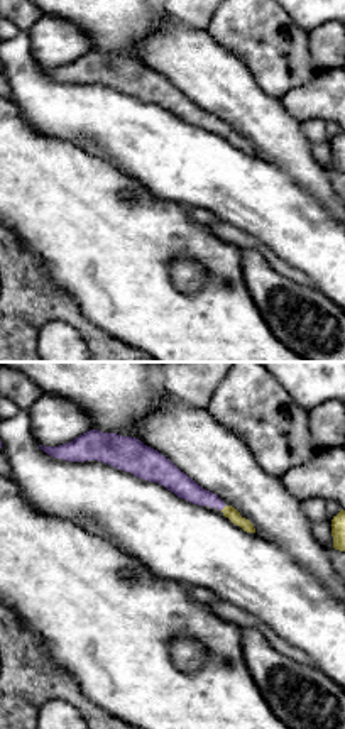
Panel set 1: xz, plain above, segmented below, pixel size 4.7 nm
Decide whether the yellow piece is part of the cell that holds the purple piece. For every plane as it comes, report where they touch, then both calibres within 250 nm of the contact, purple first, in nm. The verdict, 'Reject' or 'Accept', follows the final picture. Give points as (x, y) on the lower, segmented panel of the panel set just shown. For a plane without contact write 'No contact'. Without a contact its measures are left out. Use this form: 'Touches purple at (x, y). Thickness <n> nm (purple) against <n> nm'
Touches purple at (222, 508). Thickness 110 nm (purple) against 60 nm

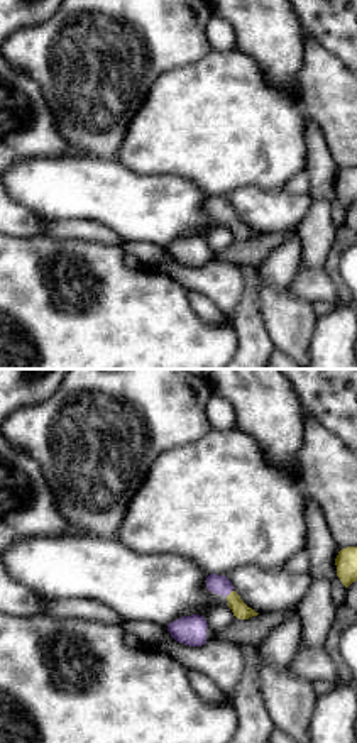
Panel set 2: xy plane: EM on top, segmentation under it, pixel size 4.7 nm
Touches purple at (229, 593). Thickness 90 nm (purple) against 80 nm

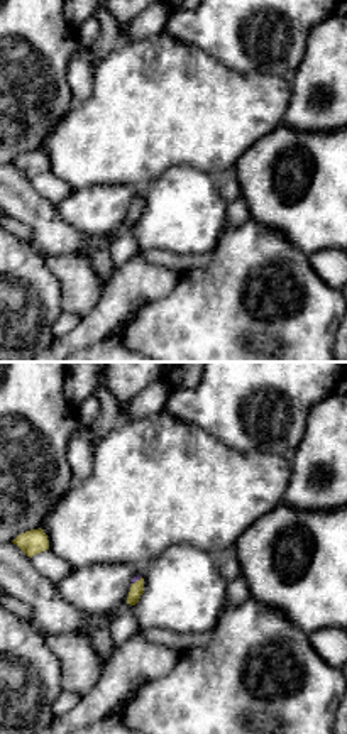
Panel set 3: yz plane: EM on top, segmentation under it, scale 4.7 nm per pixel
Touches purple at (136, 580). Thickness 20 nm (purple) against 60 nm

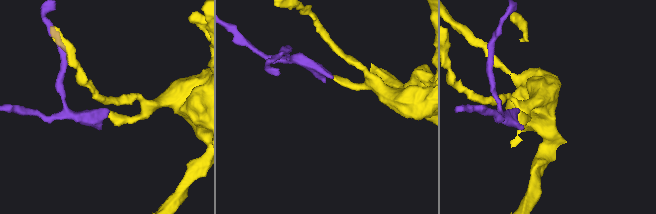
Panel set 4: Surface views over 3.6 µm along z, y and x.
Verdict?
Accept

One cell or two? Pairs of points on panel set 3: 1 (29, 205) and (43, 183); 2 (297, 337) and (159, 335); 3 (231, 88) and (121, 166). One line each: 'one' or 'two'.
1: two
2: one
3: one

